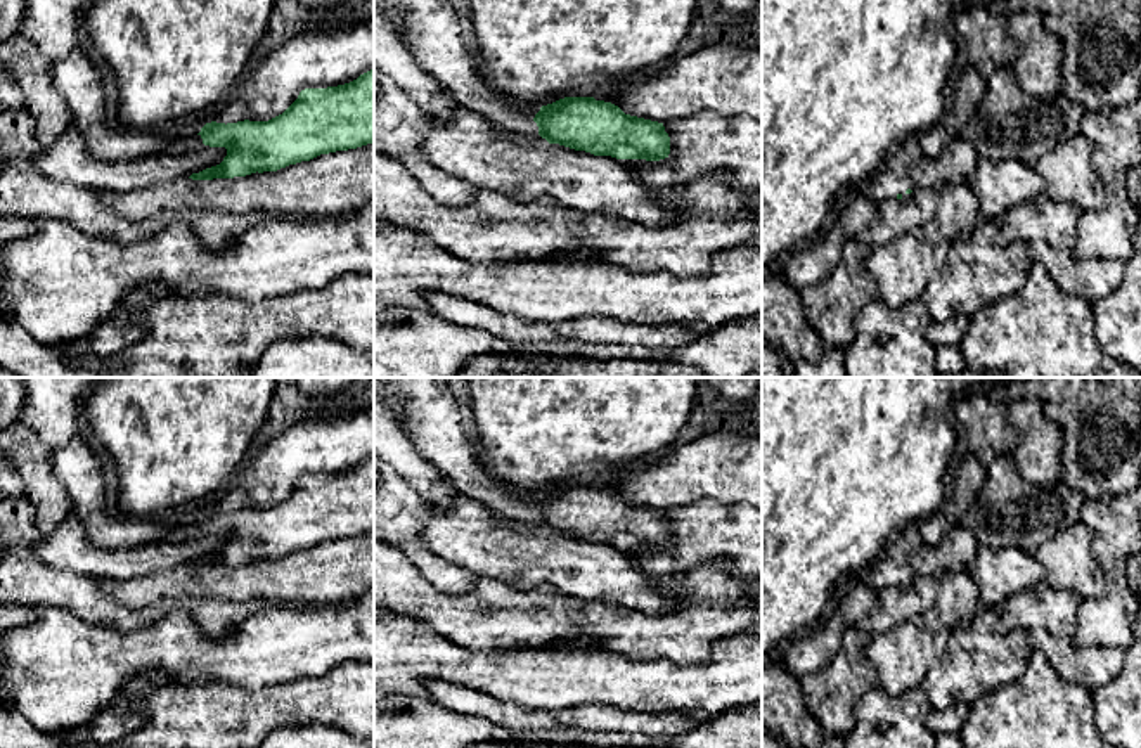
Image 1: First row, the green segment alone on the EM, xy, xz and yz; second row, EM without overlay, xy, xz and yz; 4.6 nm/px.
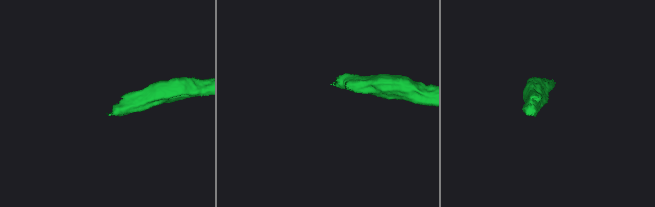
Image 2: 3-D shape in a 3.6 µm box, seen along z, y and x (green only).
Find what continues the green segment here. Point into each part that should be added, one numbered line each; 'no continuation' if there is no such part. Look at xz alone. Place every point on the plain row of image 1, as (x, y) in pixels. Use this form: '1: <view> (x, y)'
1: xz (428, 409)

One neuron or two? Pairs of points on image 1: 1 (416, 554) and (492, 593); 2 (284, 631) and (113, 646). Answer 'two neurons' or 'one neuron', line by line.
1: two neurons
2: one neuron

